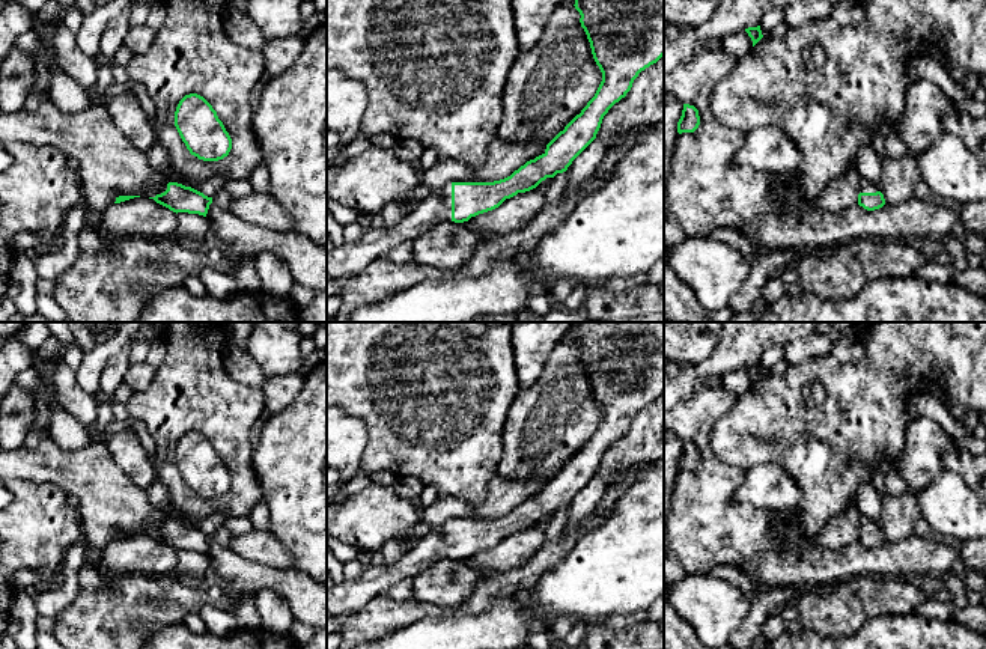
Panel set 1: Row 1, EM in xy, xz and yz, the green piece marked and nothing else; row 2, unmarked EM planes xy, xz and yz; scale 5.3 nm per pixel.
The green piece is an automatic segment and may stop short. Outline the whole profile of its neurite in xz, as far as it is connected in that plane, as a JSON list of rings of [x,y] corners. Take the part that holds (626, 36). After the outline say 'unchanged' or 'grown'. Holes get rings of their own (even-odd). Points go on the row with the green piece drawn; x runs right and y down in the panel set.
[[[575,0],[574,6],[602,72],[595,96],[581,113],[542,155],[510,176],[494,182],[446,184],[432,190],[396,226],[366,227],[357,241],[336,245],[327,254],[327,279],[360,273],[375,259],[387,257],[394,245],[412,241],[440,223],[468,221],[568,170],[596,139],[604,116],[626,96],[638,74],[664,56],[664,0]]] | grown

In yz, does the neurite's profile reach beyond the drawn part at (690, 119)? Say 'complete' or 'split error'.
complete

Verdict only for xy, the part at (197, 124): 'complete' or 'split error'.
complete

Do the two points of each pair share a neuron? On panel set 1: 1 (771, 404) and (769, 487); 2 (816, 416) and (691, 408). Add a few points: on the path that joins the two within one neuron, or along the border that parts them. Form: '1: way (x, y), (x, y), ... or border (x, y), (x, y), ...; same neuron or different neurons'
1: border (745, 470), (776, 463), (797, 485); different neurons
2: border (739, 396), (735, 405), (715, 423), (711, 441); different neurons

